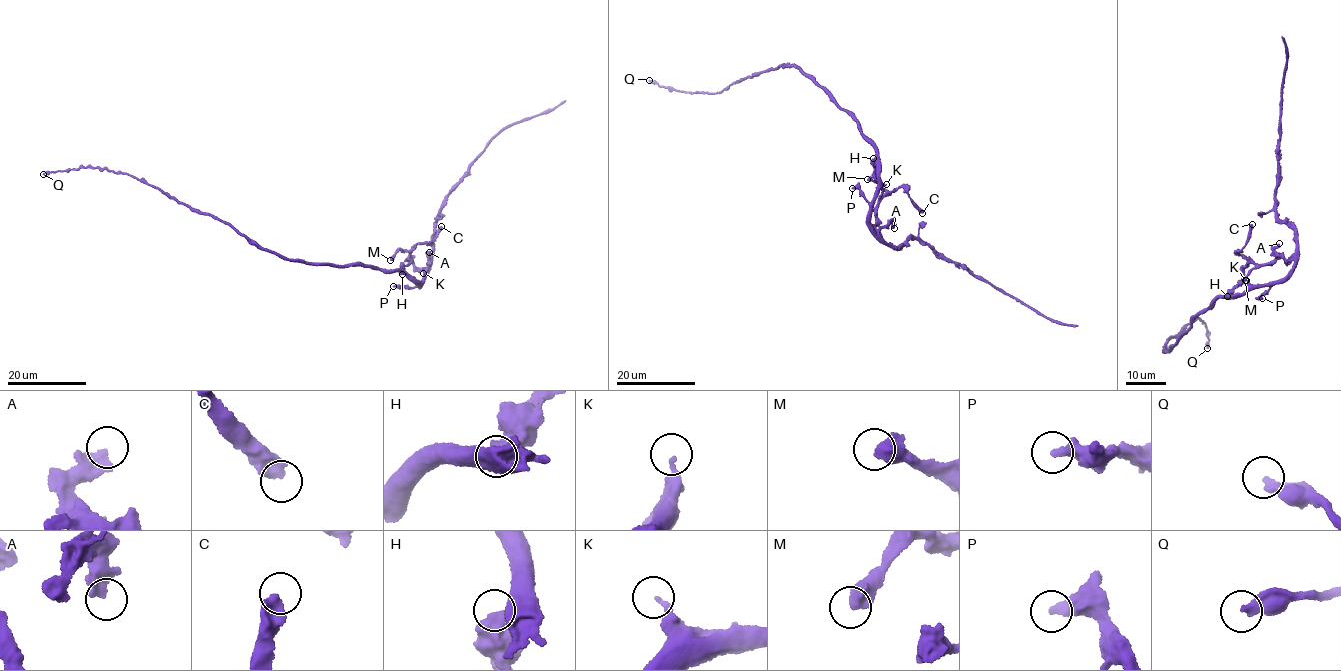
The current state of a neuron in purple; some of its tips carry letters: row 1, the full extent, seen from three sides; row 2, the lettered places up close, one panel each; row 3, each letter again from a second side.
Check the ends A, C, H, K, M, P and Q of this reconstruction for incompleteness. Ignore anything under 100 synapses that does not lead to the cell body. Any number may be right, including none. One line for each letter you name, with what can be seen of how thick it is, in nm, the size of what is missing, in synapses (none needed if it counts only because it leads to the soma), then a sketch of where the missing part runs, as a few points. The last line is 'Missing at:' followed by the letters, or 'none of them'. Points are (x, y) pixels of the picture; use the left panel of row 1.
Missing at: none of them

